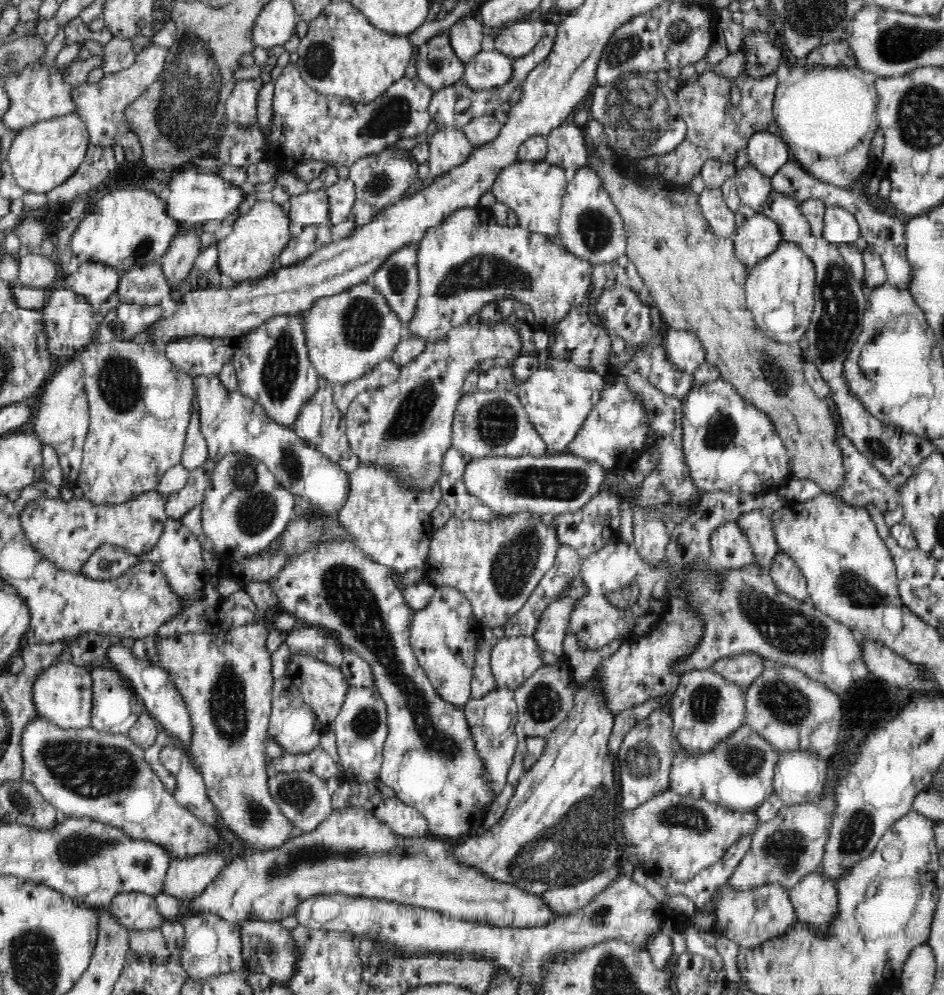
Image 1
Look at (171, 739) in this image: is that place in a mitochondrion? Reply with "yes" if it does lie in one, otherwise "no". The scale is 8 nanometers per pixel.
no

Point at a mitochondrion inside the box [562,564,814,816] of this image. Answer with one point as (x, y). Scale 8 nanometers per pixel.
(642, 762)

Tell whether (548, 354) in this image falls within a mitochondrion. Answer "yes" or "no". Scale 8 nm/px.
no

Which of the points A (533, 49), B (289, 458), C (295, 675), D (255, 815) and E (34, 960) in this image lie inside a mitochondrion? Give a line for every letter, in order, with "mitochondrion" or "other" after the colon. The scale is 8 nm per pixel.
A: other
B: mitochondrion
C: other
D: mitochondrion
E: mitochondrion

